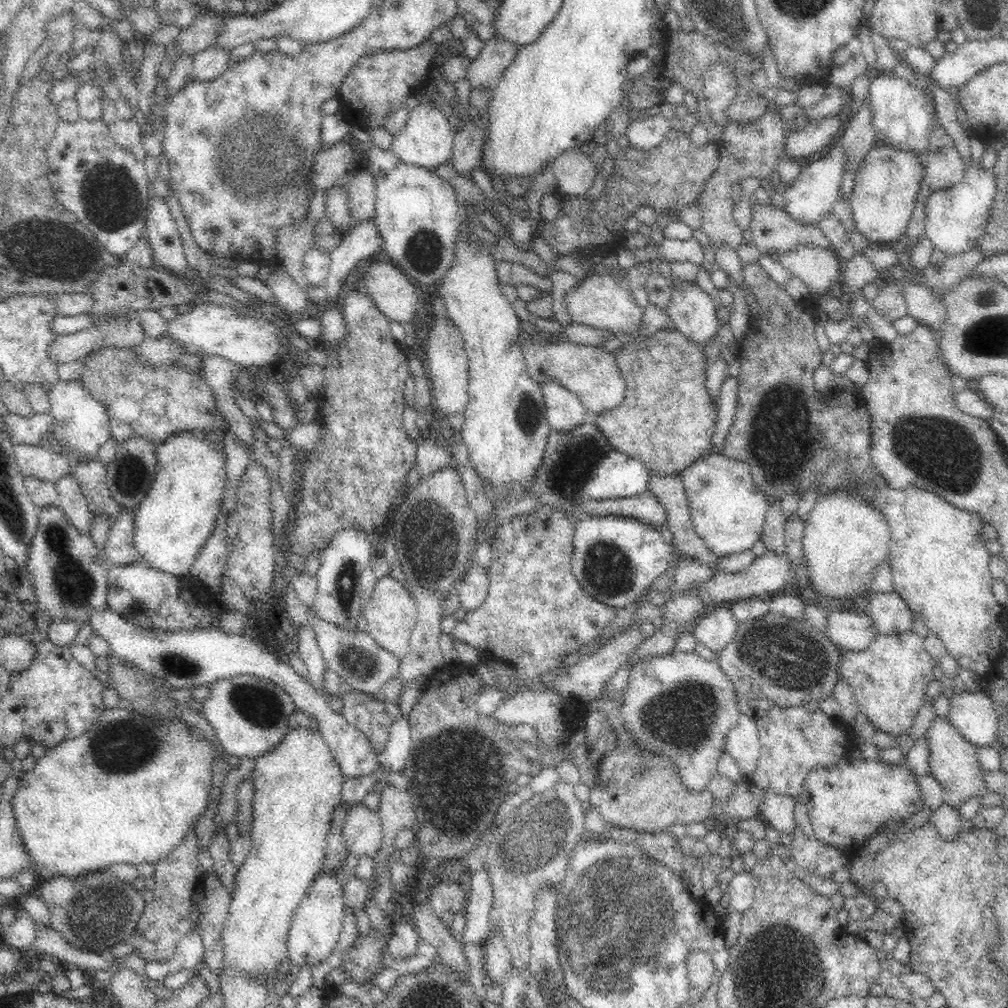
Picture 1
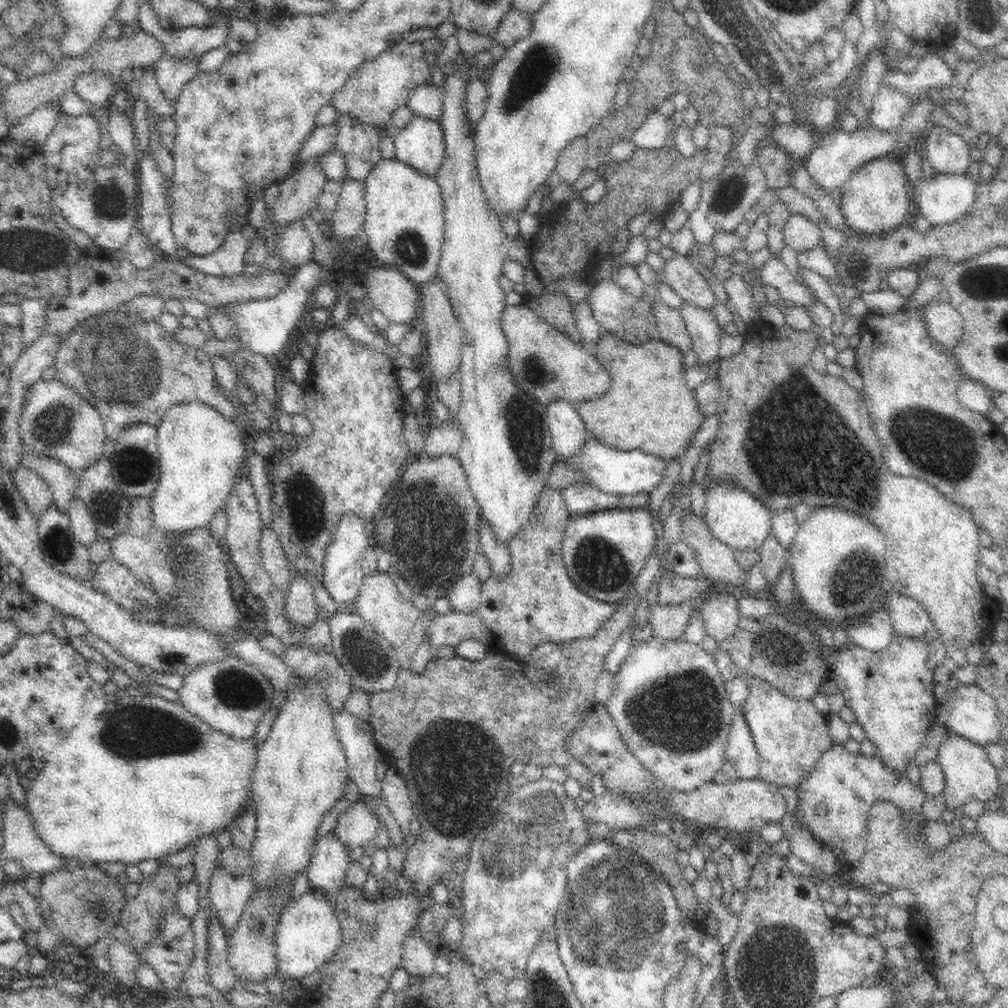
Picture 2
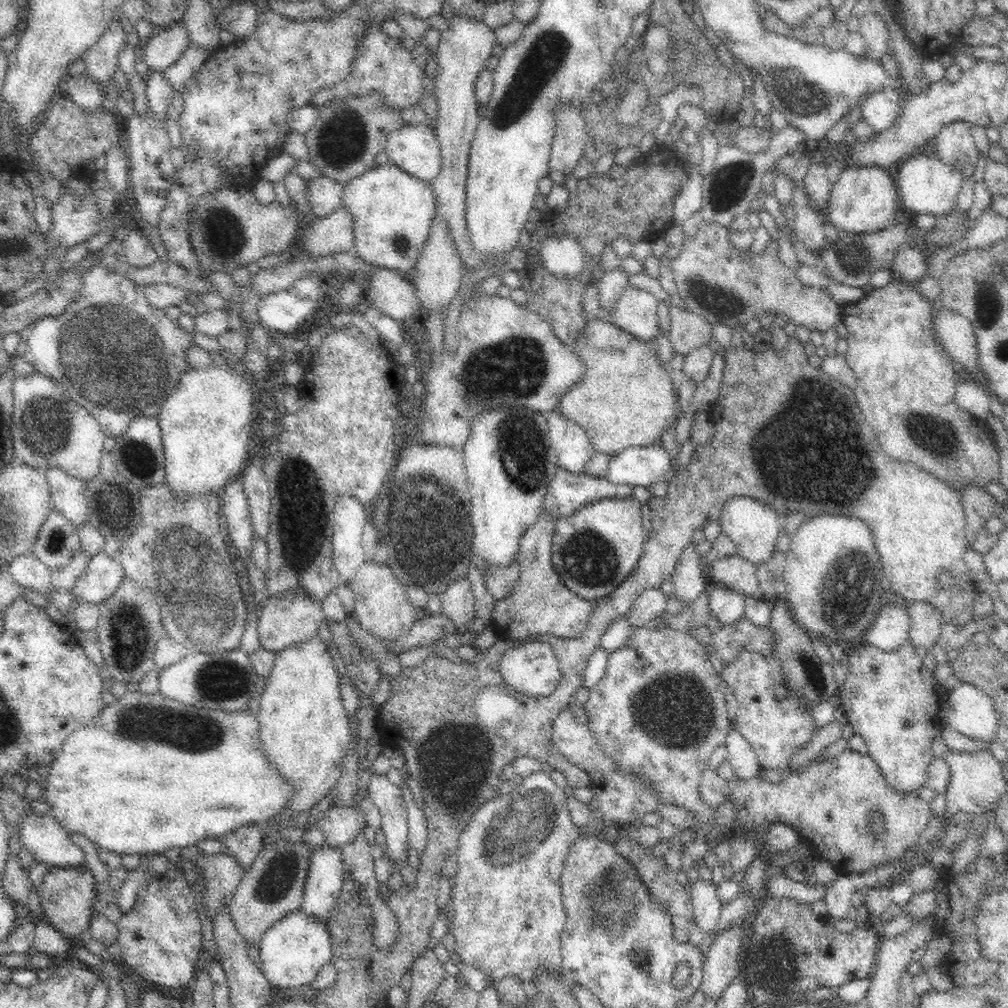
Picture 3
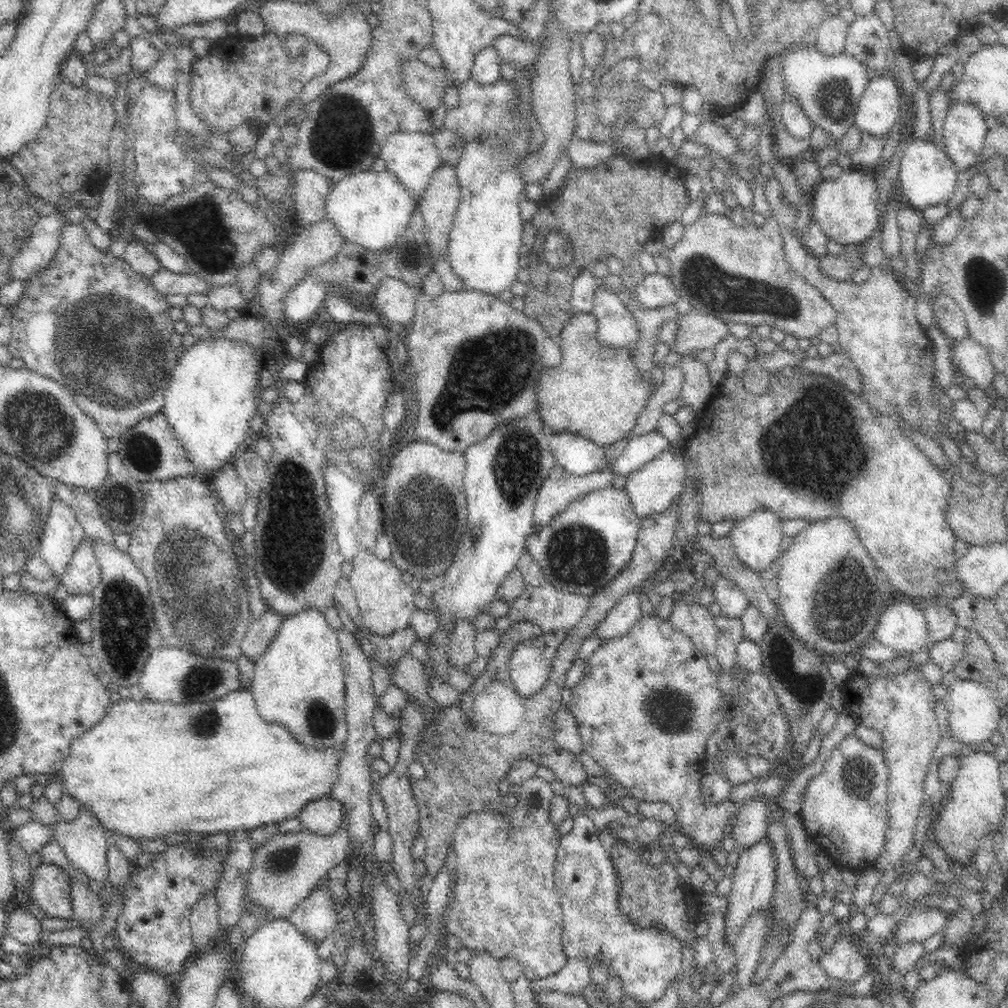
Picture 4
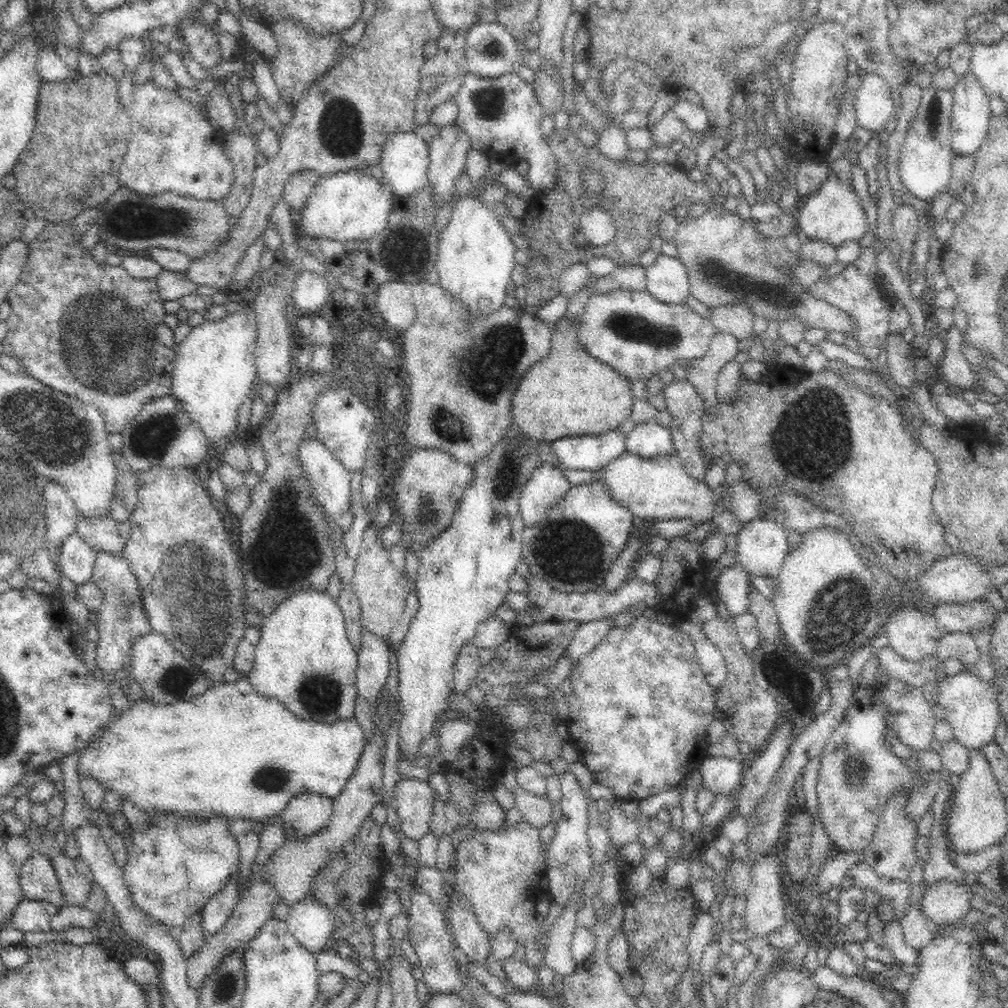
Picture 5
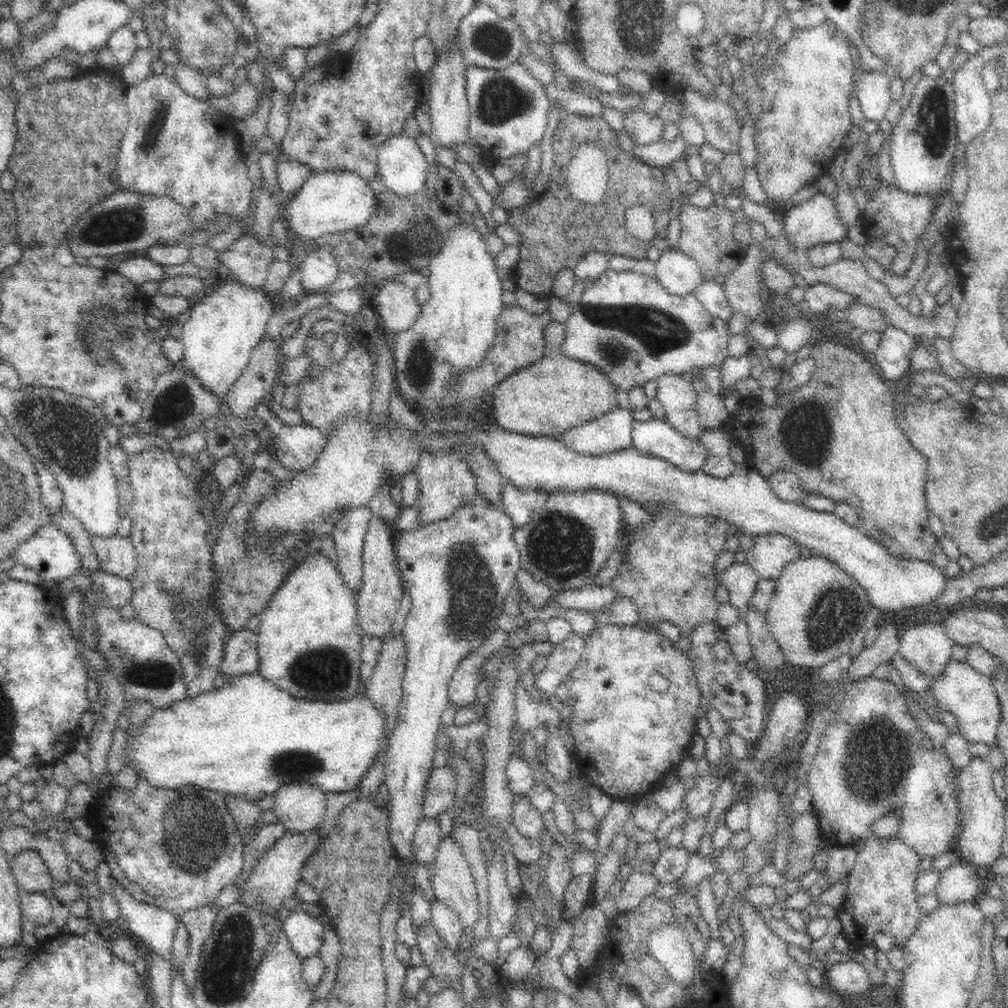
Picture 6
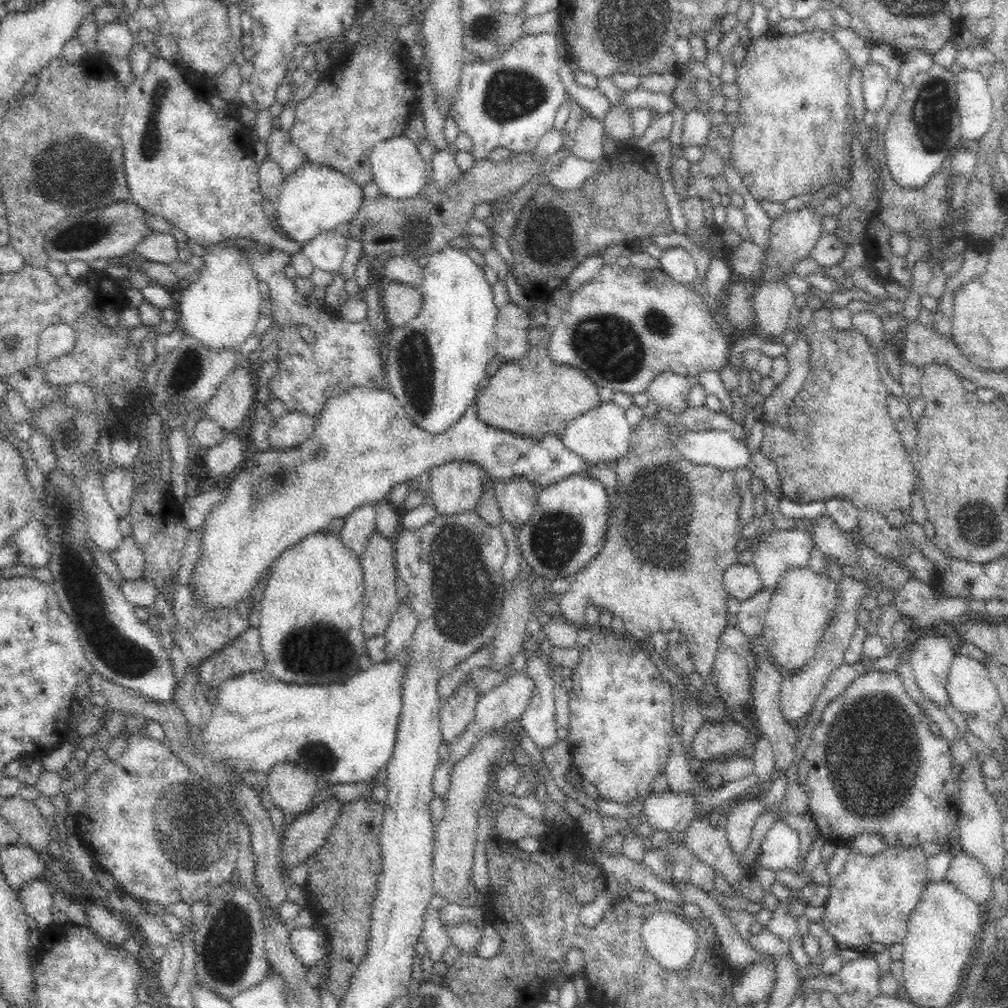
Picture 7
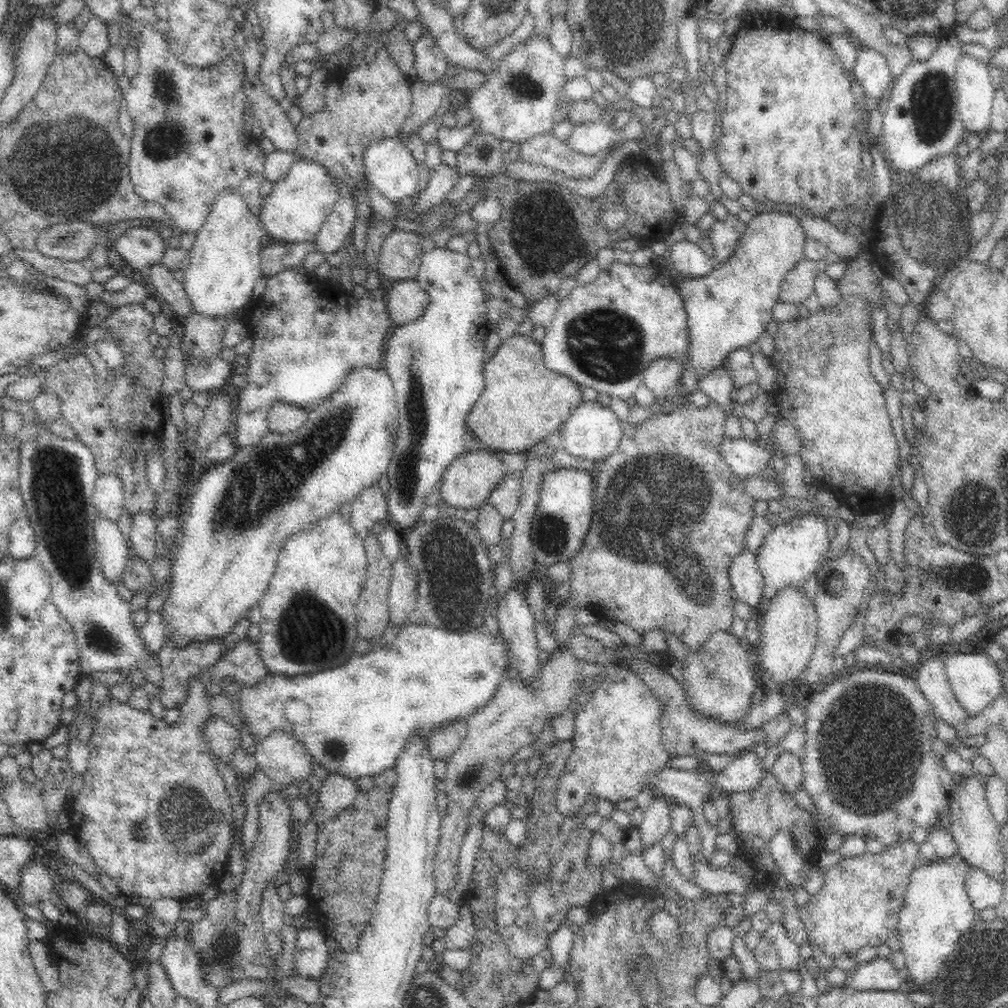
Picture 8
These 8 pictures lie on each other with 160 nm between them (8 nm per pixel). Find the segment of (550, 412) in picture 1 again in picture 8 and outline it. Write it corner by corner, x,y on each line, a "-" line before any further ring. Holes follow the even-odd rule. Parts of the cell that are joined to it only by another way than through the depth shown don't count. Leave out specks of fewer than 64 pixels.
586,401
572,412
572,416
559,428
560,448
577,459
600,461
612,456
620,446
624,424
612,411
612,408
603,406
598,401

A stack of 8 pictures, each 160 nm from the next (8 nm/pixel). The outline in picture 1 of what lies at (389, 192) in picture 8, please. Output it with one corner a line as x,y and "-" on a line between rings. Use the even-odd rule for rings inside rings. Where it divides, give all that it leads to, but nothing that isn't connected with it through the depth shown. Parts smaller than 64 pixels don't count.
430,100
417,102
411,105
406,124
393,136
390,150
403,164
434,170
451,161
456,133
457,129
450,125
440,107
435,107

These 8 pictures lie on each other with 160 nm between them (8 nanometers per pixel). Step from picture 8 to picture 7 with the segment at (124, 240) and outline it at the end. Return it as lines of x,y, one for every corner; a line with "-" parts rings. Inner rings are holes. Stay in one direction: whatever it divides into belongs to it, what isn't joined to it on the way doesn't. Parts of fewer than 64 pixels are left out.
156,232
147,236
142,243
137,244
134,251
142,259
169,265
171,262
179,260
180,247
181,244
178,244
174,235

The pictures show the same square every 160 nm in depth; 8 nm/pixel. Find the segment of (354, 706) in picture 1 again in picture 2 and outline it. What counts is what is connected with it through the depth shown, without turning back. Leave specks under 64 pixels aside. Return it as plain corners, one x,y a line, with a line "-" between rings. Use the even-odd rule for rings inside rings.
636,594
621,603
616,616
604,624
594,636
584,640
575,640
566,644
544,643
532,651
532,664
544,668
551,677
540,685
532,685
523,674
517,676
509,685
504,683
504,668
520,672
525,670
524,663
510,654
491,650
479,661
469,661
462,657
452,657
430,661
421,675
414,675
409,669
400,669
394,688
389,691
368,693
370,714
366,721
374,731
380,750
388,750
394,758
395,770
404,777
405,788
411,801
414,815
420,822
420,830
415,836
415,844
408,849
403,861
402,875
414,883
418,891
431,891
431,888
446,875
458,869
458,862
471,850
472,842
484,830
486,820
494,814
500,802
508,794
508,772
512,772
514,763
526,765
529,760
520,751
522,738
531,738
539,748
533,760
536,767
542,769
553,764
562,766
567,774
583,788
592,785
593,772
573,754
567,744
579,724
595,707
595,684
598,675
605,670
606,656
610,656
620,634
626,630
635,618
638,604

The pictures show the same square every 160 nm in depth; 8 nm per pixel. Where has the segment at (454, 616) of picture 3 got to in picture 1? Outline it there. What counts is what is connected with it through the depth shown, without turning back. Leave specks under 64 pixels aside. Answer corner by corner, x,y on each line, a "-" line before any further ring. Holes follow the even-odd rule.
474,563
469,573
463,578
457,596
466,611
480,608
486,600
490,588
488,571
478,563

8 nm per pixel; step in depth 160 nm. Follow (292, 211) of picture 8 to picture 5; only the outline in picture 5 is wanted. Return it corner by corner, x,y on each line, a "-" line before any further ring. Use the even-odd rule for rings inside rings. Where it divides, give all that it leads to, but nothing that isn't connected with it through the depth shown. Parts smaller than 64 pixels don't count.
372,171
337,172
319,180
296,225
314,240
327,238
340,242
365,241
395,224
392,214
398,205
398,197
392,187
384,179
376,179

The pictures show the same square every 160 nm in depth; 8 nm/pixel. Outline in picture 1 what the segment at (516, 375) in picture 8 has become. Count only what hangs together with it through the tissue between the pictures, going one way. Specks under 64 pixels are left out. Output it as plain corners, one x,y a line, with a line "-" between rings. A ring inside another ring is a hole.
664,329
652,337
631,341
624,350
615,354
626,381
624,402
614,412
606,412
593,420
618,452
642,461
651,476
681,477
683,470
710,454
718,420
718,404
706,387
708,358
702,349
702,346
680,334
678,330

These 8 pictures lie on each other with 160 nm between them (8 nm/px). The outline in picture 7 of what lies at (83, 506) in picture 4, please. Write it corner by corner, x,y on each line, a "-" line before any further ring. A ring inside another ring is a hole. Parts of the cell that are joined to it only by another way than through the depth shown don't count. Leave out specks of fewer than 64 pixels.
132,534
123,537
120,546
112,550
109,555
124,579
134,580
142,577
144,555

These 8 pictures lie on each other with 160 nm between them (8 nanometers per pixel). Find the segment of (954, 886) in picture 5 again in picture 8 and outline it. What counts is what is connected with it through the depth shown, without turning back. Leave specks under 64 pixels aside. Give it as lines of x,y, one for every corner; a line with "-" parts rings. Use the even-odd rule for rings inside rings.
968,865
965,875
965,892
976,912
995,908
1003,896
1001,880
990,877
984,870

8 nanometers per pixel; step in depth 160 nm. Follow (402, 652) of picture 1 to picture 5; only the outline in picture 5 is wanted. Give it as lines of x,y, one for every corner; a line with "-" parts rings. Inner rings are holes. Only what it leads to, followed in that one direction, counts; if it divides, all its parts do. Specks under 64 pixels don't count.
371,523
364,529
359,553
354,564
352,587
364,630
387,640
388,634
398,626
406,609
406,597
411,592
412,582
404,579
404,572
396,571
390,562
389,550
384,549
379,535
380,529

